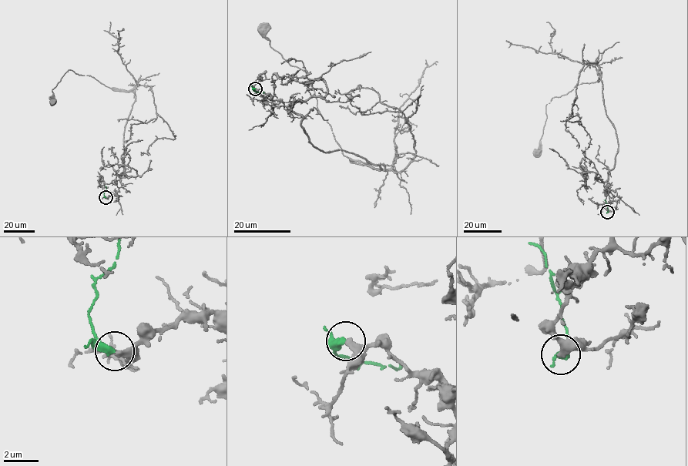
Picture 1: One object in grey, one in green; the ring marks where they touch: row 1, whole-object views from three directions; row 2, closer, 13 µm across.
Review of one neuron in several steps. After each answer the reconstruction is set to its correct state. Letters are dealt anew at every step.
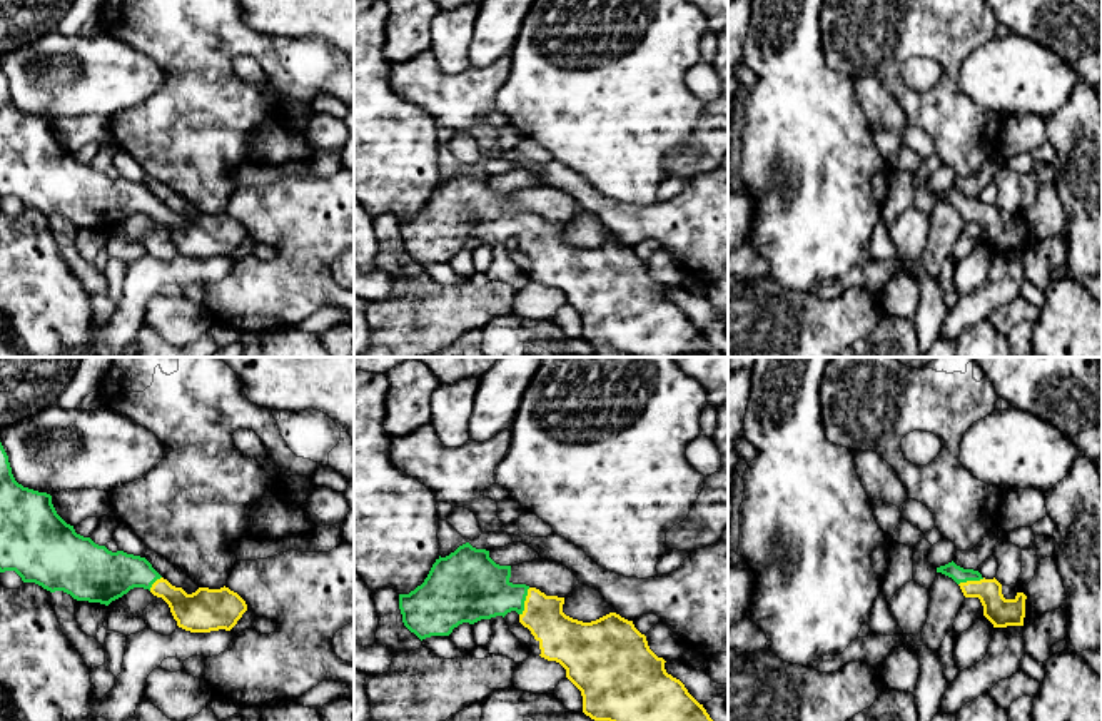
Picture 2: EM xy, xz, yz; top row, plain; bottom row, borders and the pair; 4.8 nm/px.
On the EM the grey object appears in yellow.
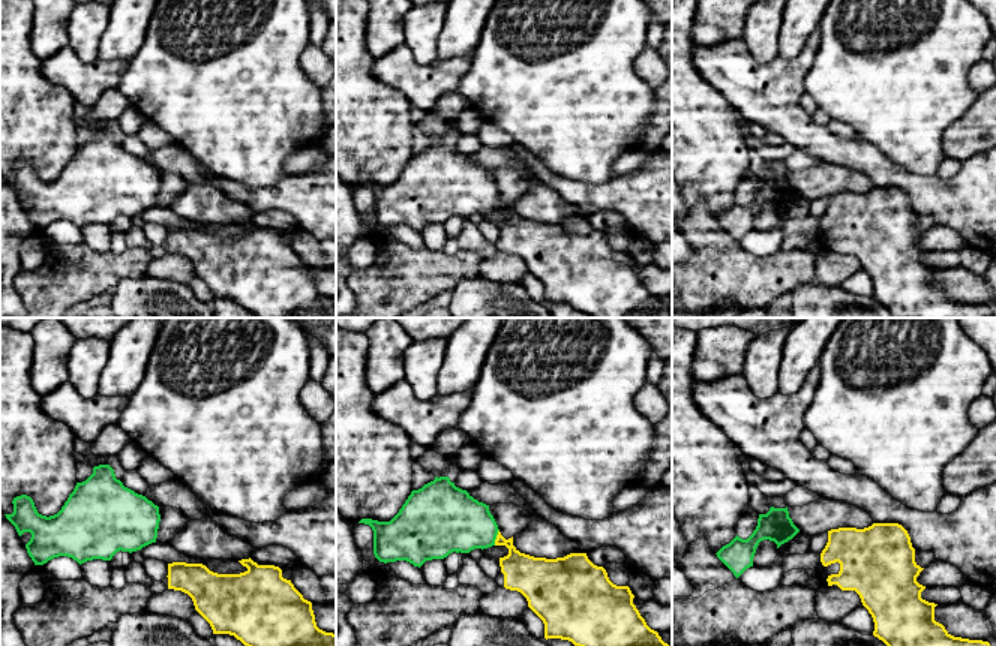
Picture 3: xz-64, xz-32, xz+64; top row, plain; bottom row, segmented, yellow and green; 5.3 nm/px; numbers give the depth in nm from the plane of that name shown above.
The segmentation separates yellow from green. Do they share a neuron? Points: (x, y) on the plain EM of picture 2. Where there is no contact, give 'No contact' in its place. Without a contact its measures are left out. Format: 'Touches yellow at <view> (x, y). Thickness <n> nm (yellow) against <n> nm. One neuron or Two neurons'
Touches yellow at xz (525, 227). Thickness 220 nm (yellow) against 320 nm. One neuron

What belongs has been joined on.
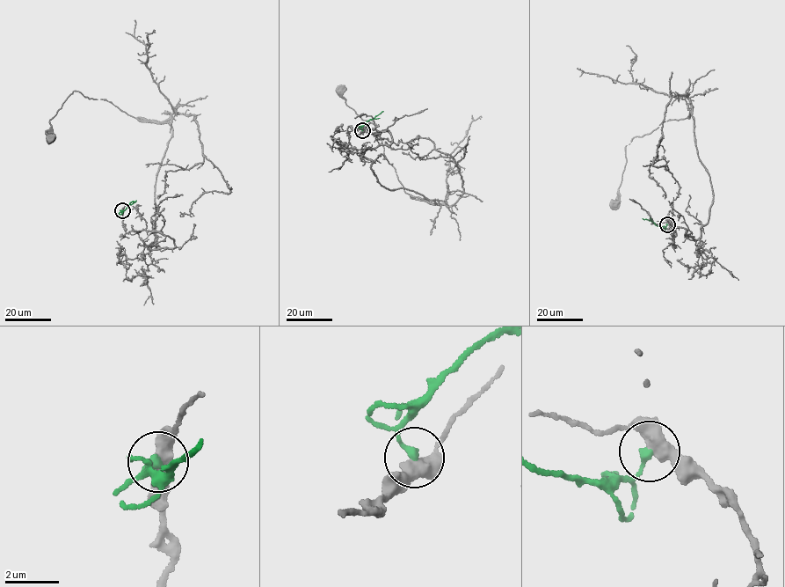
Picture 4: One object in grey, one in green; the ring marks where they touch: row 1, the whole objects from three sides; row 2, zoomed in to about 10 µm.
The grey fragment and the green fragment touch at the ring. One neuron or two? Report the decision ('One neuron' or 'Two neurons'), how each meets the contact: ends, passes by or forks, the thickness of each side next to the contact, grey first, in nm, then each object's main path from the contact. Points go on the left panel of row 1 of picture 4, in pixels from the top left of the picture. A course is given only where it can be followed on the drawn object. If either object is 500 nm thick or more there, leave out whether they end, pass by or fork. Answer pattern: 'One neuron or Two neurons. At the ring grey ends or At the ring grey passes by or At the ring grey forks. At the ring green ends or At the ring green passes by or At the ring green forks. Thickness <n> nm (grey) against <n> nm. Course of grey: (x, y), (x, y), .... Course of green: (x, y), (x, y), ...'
Two neurons. At the ring grey forks. At the ring green ends. Thickness 400 nm (grey) against 280 nm. Course of grey: (122, 210), (127, 232), (175, 247), (149, 247), (169, 122), (75, 90), (51, 139). Course of green: (122, 210), (136, 200)

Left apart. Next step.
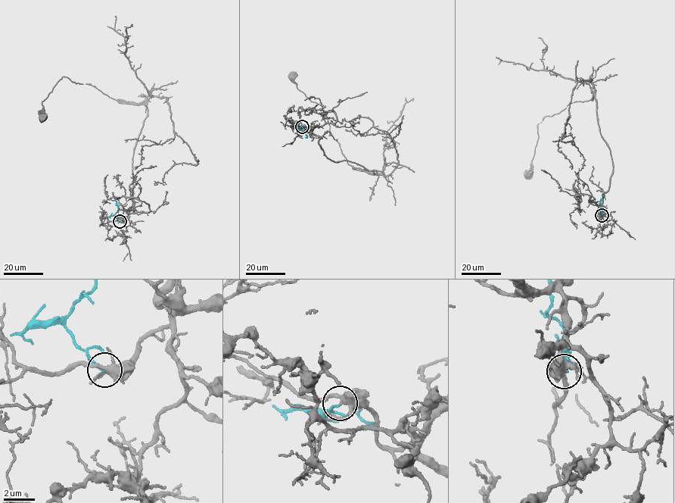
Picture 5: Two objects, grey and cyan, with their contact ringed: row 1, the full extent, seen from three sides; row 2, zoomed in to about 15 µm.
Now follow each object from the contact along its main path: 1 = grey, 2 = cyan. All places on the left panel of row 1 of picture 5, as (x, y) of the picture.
1: (119, 221), (133, 206), (132, 158), (147, 107), (119, 103), (90, 84), (63, 76), (41, 101), (43, 118)
2: (119, 221), (115, 216), (118, 207), (114, 199)

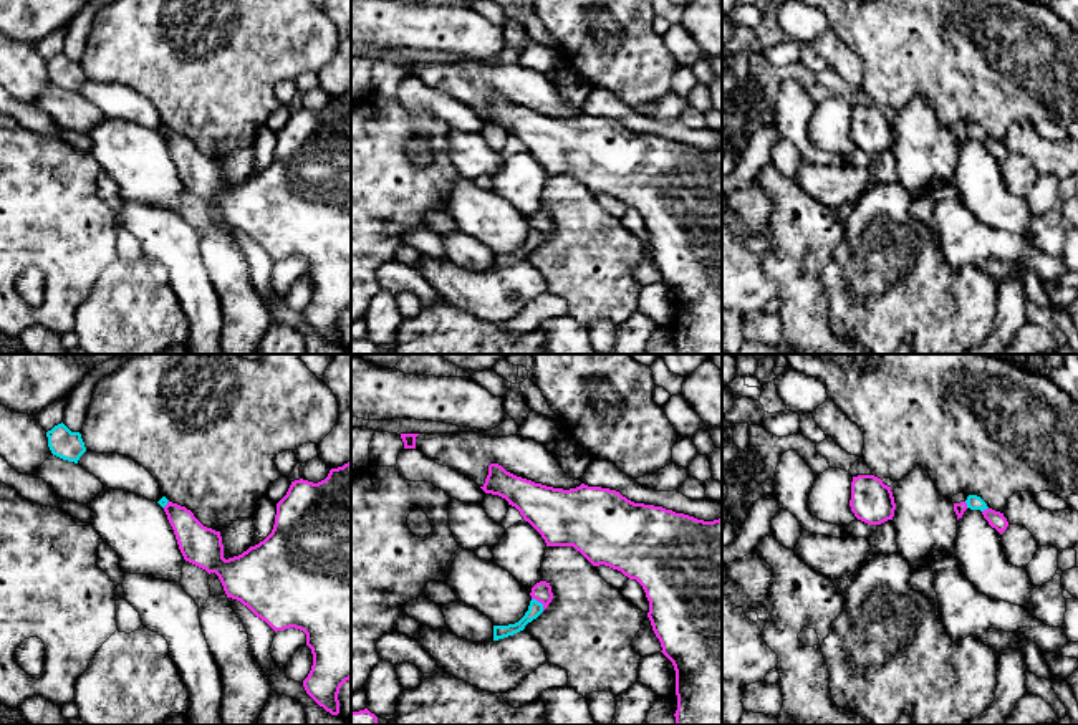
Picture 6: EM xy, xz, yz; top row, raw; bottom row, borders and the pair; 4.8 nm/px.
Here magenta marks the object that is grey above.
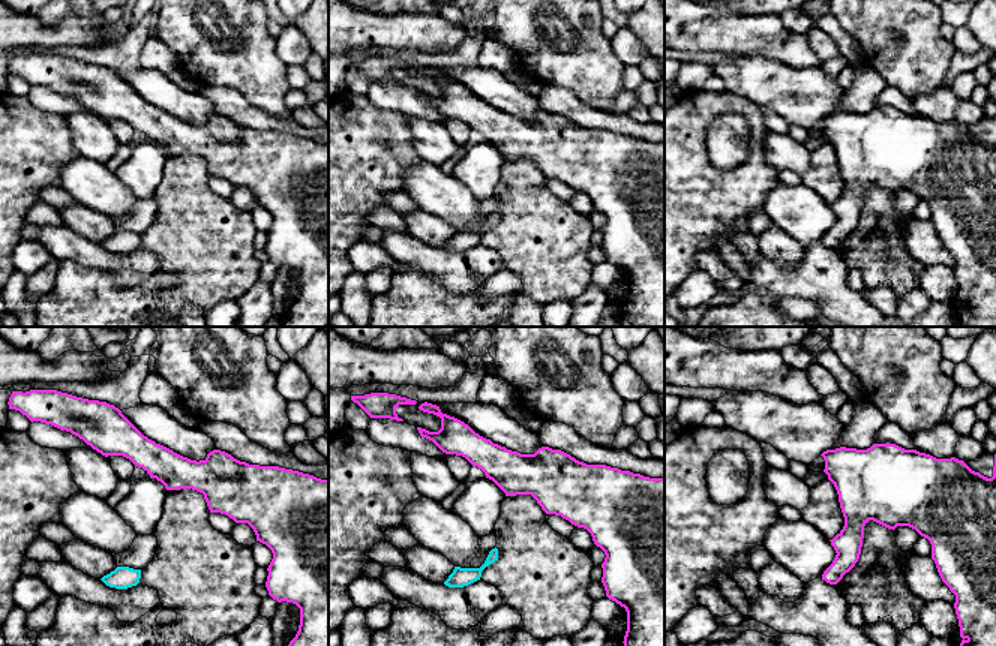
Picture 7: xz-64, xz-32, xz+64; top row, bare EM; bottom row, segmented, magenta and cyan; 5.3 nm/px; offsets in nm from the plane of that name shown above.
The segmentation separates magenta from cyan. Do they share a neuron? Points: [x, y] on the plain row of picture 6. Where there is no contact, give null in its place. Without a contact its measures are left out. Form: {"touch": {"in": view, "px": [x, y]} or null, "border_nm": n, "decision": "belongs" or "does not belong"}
{"touch": {"in": "xz", "px": [540, 230]}, "border_nm": 90, "decision": "does not belong"}

